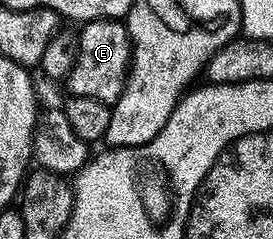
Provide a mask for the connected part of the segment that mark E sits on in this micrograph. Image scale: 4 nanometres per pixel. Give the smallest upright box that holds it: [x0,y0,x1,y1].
[68,19,132,106]

